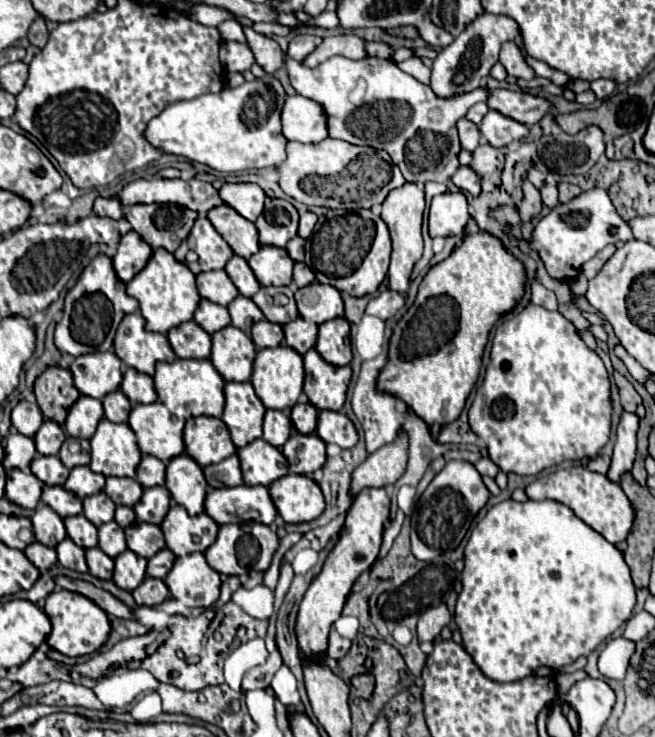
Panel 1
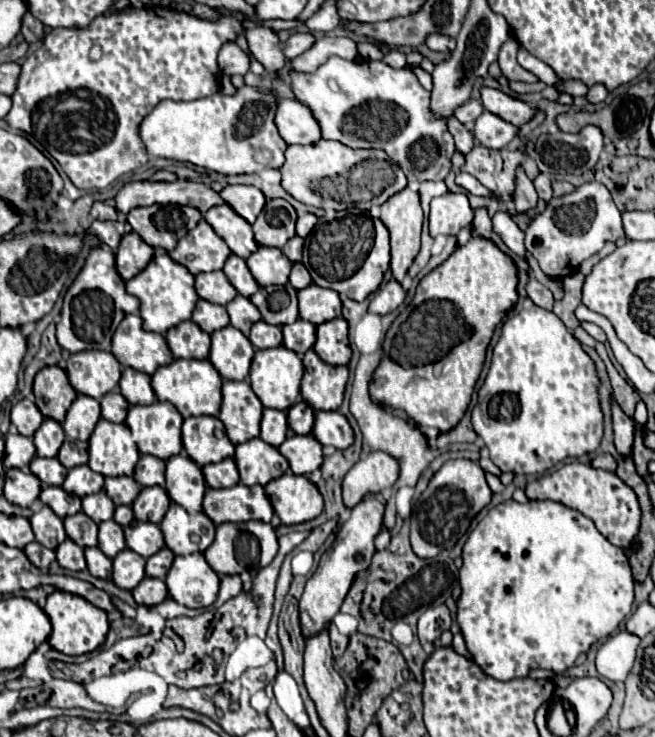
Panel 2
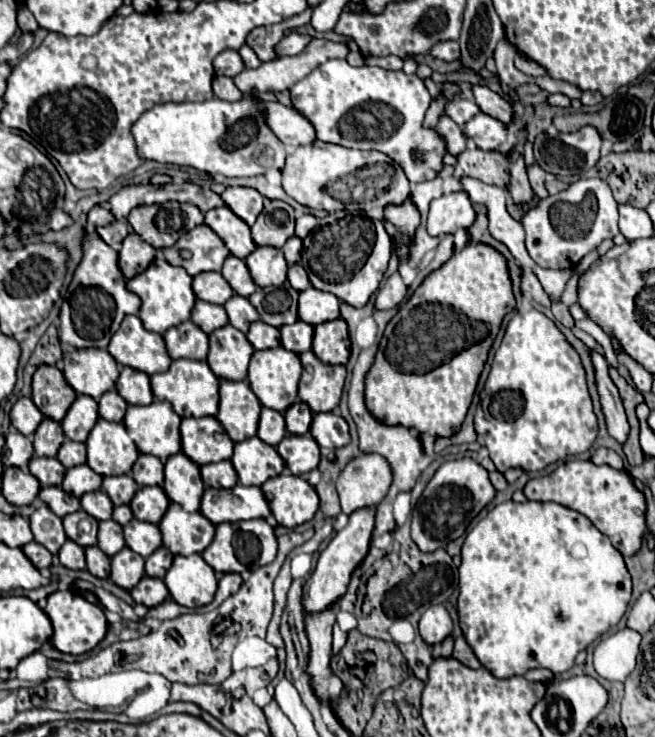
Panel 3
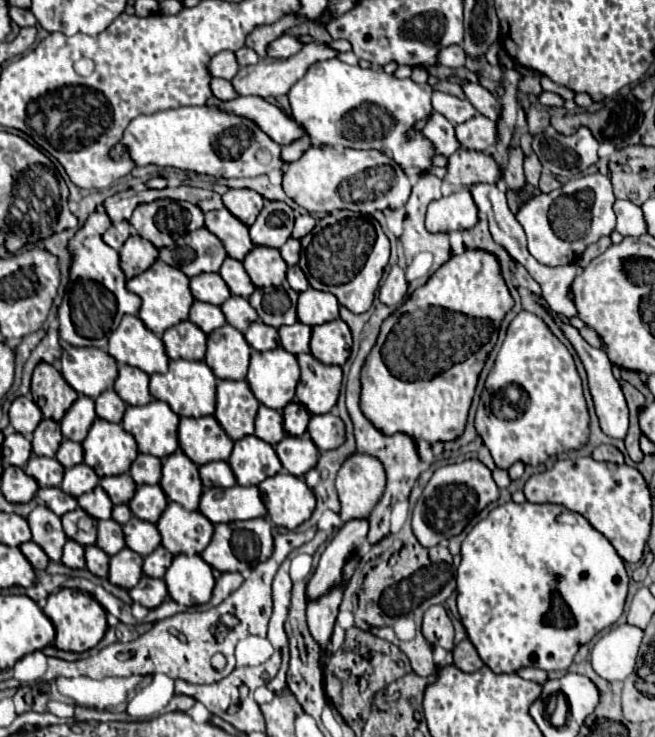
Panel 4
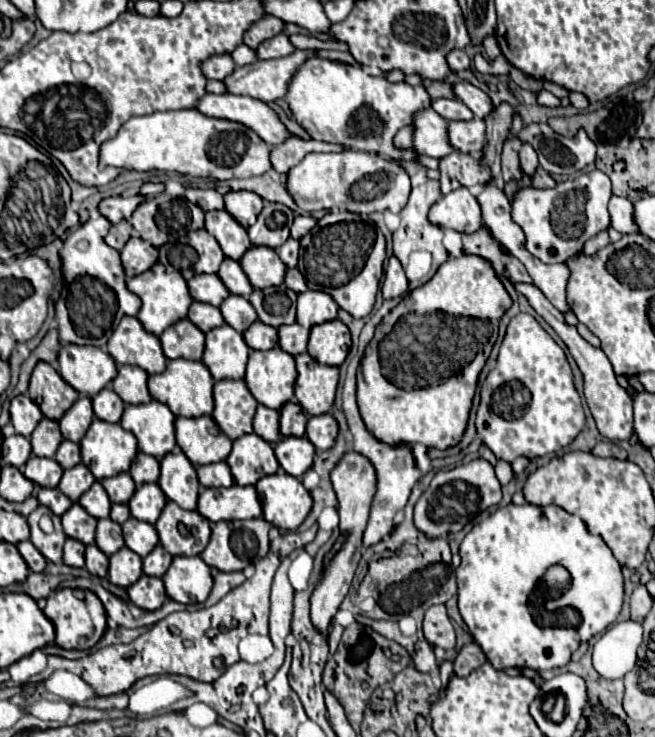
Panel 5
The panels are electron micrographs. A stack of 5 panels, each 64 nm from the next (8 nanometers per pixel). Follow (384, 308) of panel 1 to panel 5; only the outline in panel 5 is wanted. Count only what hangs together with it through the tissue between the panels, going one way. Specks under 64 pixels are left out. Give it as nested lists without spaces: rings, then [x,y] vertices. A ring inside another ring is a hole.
[[[390,256],[388,266],[386,266],[386,278],[384,278],[384,284],[382,284],[382,296],[384,298],[398,298],[406,290],[408,290],[408,280],[406,280],[404,268],[398,262],[398,258]]]

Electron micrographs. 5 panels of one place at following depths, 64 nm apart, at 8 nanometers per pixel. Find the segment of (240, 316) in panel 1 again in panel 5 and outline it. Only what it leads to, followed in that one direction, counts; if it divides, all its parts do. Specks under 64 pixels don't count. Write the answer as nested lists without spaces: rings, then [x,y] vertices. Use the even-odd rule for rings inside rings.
[[[230,294],[222,304],[220,304],[220,312],[226,320],[226,324],[230,324],[234,330],[244,332],[252,322],[258,320],[254,306],[236,294]]]

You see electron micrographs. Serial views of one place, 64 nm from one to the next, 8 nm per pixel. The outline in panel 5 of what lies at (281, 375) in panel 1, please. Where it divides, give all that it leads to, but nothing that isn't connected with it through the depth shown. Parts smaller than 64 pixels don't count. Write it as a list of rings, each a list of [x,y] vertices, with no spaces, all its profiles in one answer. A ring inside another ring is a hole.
[[[274,346],[266,352],[250,350],[244,382],[260,404],[280,410],[294,396],[296,376],[294,356],[286,354],[282,348]]]

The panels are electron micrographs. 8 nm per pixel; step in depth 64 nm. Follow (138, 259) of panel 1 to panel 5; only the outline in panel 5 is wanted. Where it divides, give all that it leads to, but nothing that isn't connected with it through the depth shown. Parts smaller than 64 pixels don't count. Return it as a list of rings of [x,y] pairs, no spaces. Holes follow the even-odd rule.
[[[130,238],[120,254],[122,254],[122,266],[128,278],[150,270],[158,260],[158,250],[142,238]]]

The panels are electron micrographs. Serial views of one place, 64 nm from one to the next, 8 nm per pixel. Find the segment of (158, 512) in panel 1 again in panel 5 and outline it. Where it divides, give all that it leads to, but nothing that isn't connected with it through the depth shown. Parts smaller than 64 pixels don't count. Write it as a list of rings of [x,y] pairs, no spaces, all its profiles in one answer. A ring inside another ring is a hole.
[[[142,484],[136,488],[134,496],[128,502],[128,508],[136,520],[156,524],[162,508],[166,506],[166,496],[158,490],[158,484]]]

